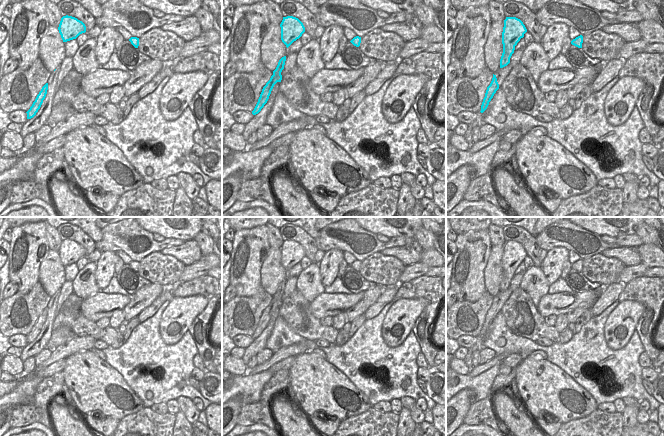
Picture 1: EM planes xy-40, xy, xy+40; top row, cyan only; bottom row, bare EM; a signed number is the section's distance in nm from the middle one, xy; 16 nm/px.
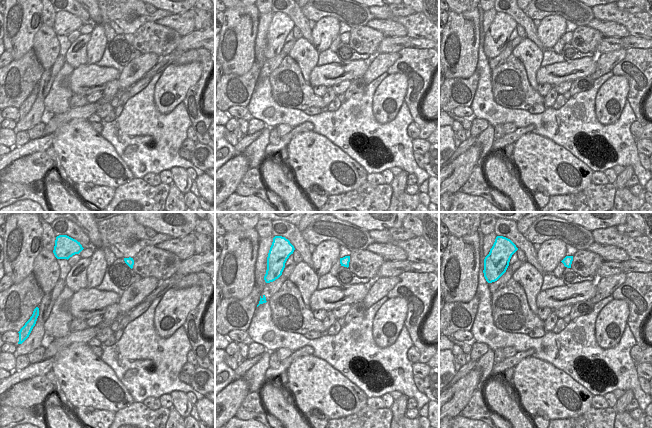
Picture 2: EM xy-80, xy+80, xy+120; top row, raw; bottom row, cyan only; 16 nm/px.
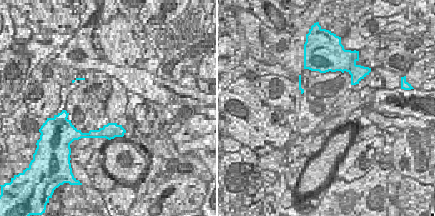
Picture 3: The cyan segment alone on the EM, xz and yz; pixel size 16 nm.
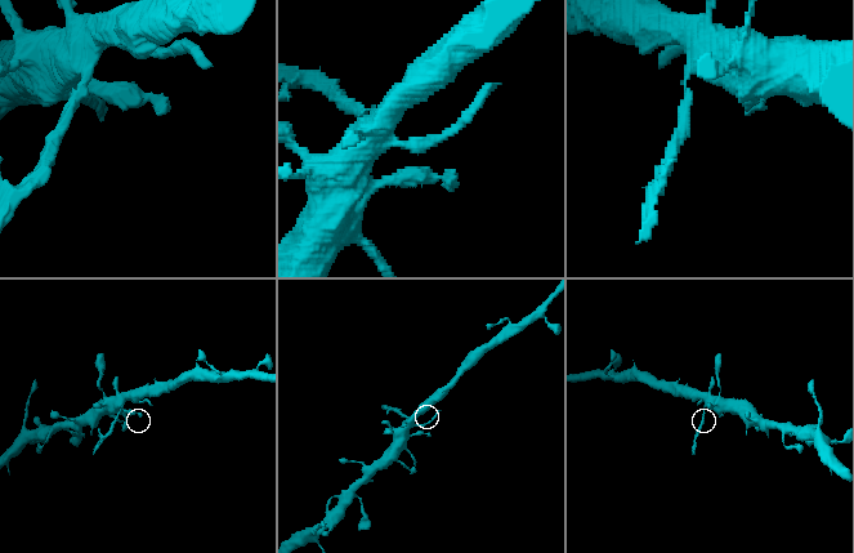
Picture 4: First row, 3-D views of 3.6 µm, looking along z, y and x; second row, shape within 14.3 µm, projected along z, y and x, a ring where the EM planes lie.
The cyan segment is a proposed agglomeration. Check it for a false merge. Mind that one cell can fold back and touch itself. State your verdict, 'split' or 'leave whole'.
split

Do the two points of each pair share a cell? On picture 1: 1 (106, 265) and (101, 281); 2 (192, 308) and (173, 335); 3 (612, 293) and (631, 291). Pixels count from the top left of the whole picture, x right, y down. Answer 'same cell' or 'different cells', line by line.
1: same cell
2: same cell
3: different cells

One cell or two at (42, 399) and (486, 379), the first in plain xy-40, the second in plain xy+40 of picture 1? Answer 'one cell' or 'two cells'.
two cells

